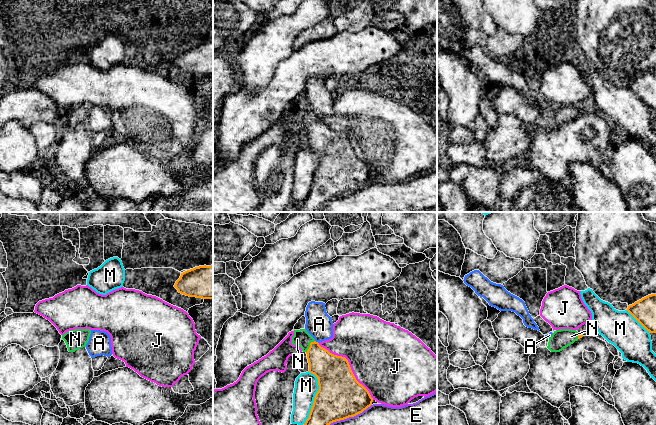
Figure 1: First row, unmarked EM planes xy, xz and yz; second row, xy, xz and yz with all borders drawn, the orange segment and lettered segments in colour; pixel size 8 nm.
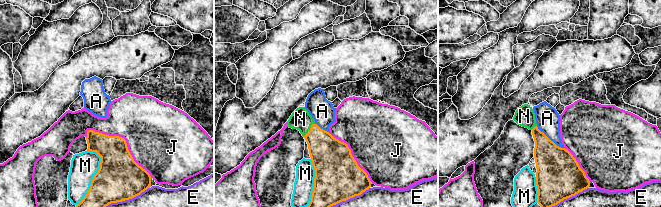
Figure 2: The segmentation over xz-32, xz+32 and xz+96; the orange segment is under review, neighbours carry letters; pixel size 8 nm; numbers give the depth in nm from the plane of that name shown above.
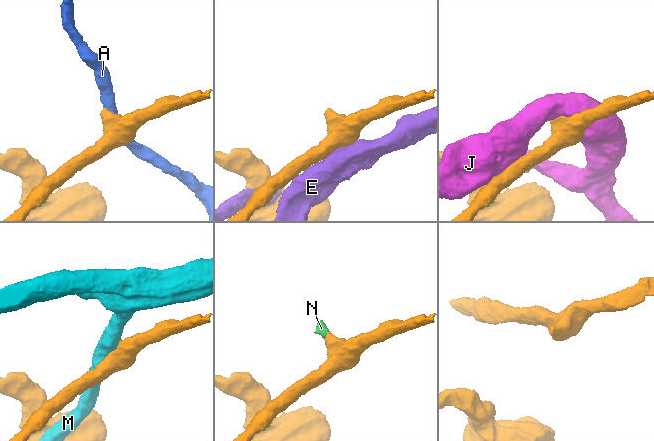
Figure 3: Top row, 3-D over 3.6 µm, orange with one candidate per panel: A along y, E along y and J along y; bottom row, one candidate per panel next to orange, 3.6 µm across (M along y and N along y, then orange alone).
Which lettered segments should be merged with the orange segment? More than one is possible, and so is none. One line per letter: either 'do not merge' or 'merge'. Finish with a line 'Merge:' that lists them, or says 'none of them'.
A: do not merge
E: do not merge
J: do not merge
M: do not merge
N: merge
Merge: N

